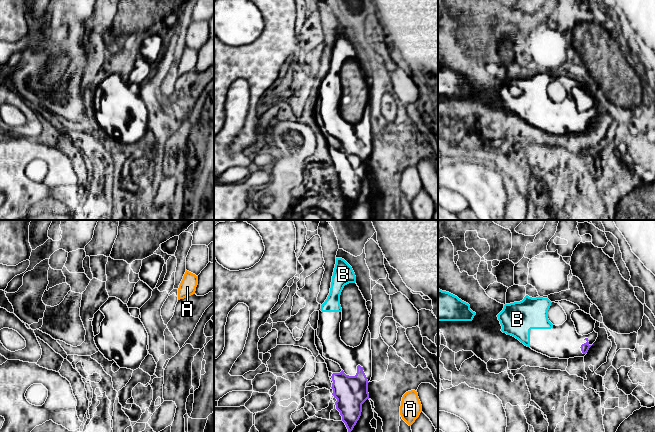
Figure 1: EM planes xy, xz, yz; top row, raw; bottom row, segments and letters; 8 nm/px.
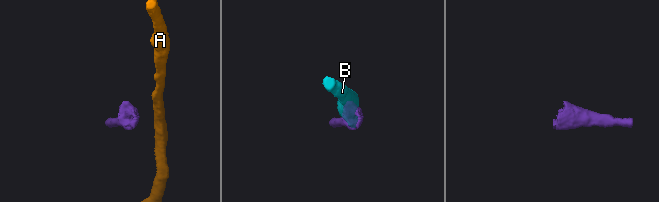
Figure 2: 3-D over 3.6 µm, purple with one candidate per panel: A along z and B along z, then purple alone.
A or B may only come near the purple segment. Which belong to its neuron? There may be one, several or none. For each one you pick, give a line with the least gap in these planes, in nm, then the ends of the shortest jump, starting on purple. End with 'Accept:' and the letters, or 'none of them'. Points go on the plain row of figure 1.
B: 280 nm | yz (581, 121), (552, 103)
Accept: B

